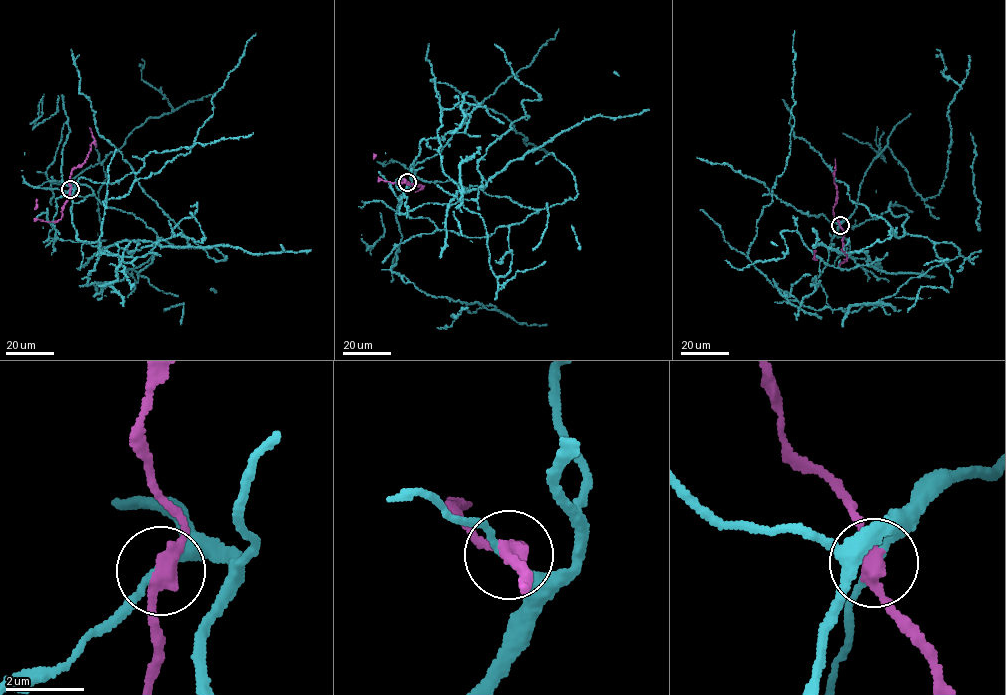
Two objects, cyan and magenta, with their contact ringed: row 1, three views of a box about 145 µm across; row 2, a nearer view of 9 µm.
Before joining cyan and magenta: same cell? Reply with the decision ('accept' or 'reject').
reject

